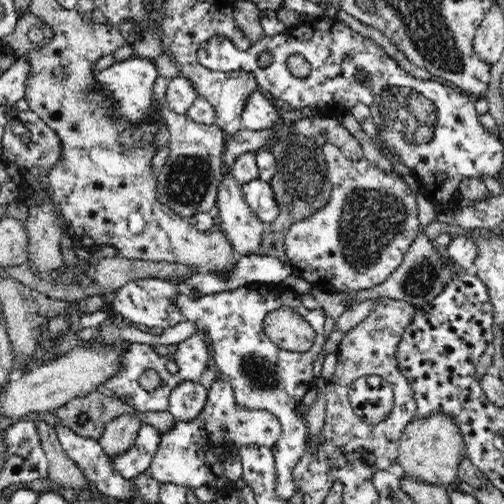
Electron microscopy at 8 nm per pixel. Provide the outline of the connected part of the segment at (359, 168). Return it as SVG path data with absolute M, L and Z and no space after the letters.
M324 143L322 145L322 154L326 159L327 169L329 170L329 179L332 183L332 190L330 200L316 212L311 213L304 220L293 222L286 231L285 234L285 253L289 258L288 262L292 269L295 271L295 275L306 280L310 287L318 287L322 290L334 290L336 292L354 292L360 290L370 290L378 284L382 284L388 279L388 276L395 272L402 263L403 256L406 254L408 248L413 243L413 240L418 234L418 228L420 228L420 222L418 221L418 202L416 201L417 193L415 189L410 186L410 183L406 182L406 179L398 173L386 174L380 168L372 165L367 159L362 157L360 160L348 159L343 154L342 149L332 143Z

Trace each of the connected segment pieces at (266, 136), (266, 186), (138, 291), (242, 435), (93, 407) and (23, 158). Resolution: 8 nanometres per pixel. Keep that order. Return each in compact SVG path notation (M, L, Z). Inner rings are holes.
M241 128L231 135L230 140L225 144L225 150L223 151L224 167L231 172L231 166L238 155L245 152L256 153L264 144L269 144L274 135L278 134L279 132L272 128L257 131Z
M258 177L241 185L246 202L263 223L269 223L278 216L279 206L269 182Z
M138 278L119 288L113 302L114 310L116 314L121 314L131 324L166 329L177 326L178 322L183 320L175 304L175 297L178 294L177 286L173 286L171 282L165 282L164 279Z
M219 376L207 390L206 406L198 416L189 421L176 420L170 431L161 432L148 469L162 484L172 483L191 489L209 486L217 488L218 496L233 493L234 482L224 474L222 458L230 452L239 452L242 446L272 448L280 435L279 418L264 410L248 410L236 405L230 381Z
M92 391L70 400L54 411L61 423L74 434L97 441L113 418L133 413L136 411L129 403L122 402L107 391Z
M28 109L19 112L6 122L6 132L2 136L1 160L10 161L25 170L46 173L61 155L58 135L34 111Z

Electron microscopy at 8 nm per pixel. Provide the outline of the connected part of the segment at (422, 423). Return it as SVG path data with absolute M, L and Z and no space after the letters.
M432 412L428 417L414 417L402 431L398 442L396 464L404 475L428 484L452 484L458 479L458 466L466 458L466 445L458 423L444 412Z

